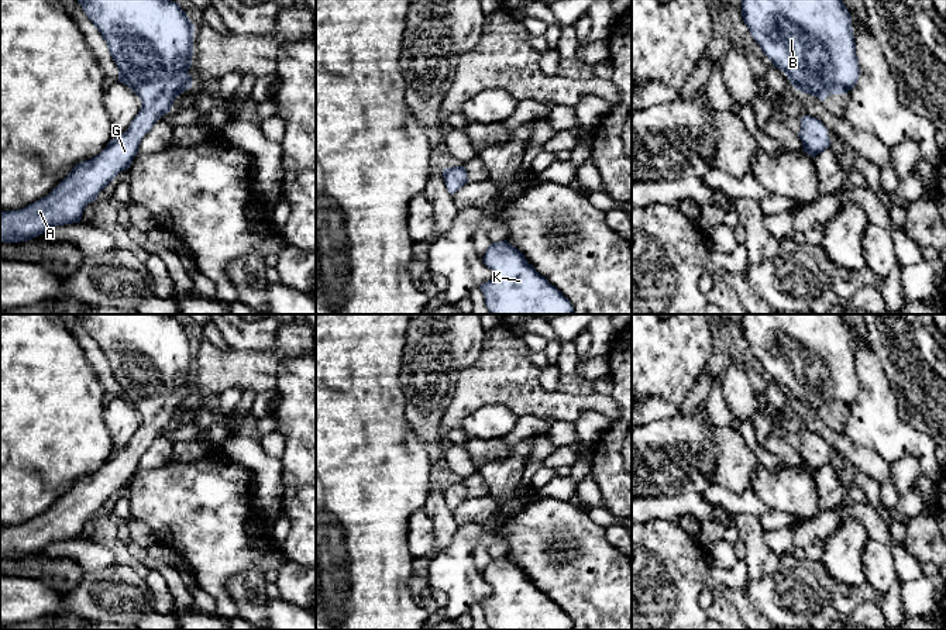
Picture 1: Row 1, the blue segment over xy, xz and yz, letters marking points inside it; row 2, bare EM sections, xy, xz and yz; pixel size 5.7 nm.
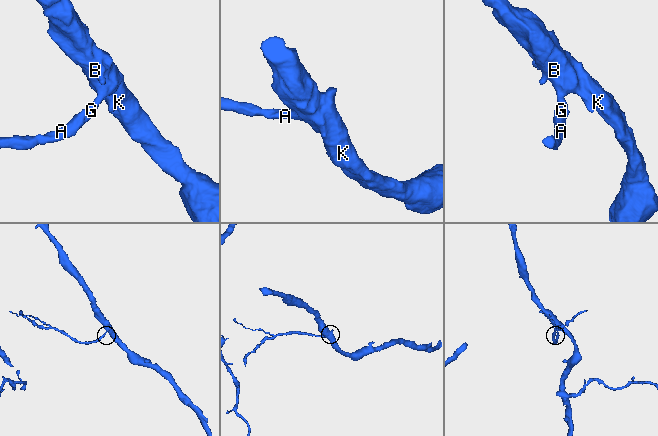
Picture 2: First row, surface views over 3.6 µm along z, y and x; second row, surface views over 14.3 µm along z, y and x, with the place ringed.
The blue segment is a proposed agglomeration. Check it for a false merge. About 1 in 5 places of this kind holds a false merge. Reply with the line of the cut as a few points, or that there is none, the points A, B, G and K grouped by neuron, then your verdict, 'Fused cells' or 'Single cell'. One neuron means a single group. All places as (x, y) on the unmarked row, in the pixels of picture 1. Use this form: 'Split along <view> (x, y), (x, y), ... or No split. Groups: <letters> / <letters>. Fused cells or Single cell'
No split. Groups: A B G K. Single cell

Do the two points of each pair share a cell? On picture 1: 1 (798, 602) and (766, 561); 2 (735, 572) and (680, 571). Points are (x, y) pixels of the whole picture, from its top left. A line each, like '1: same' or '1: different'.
1: different
2: different

